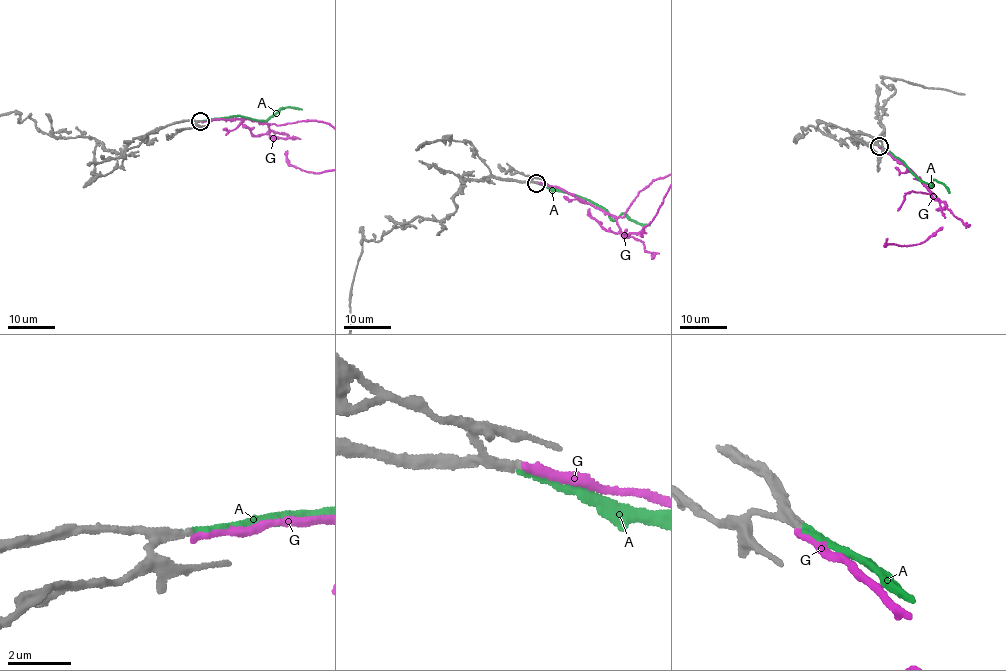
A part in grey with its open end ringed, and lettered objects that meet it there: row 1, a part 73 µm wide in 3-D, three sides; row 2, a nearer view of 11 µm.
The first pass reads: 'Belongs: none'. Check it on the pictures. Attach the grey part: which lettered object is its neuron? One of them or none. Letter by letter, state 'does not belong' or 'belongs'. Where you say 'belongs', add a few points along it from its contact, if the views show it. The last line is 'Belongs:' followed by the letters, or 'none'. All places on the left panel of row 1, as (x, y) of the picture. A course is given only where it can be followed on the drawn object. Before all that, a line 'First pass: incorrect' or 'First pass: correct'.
First pass: incorrect
A: belongs; it runs (201, 121), (232, 115), (265, 121), (282, 109), (301, 109)
G: does not belong
Belongs: A

